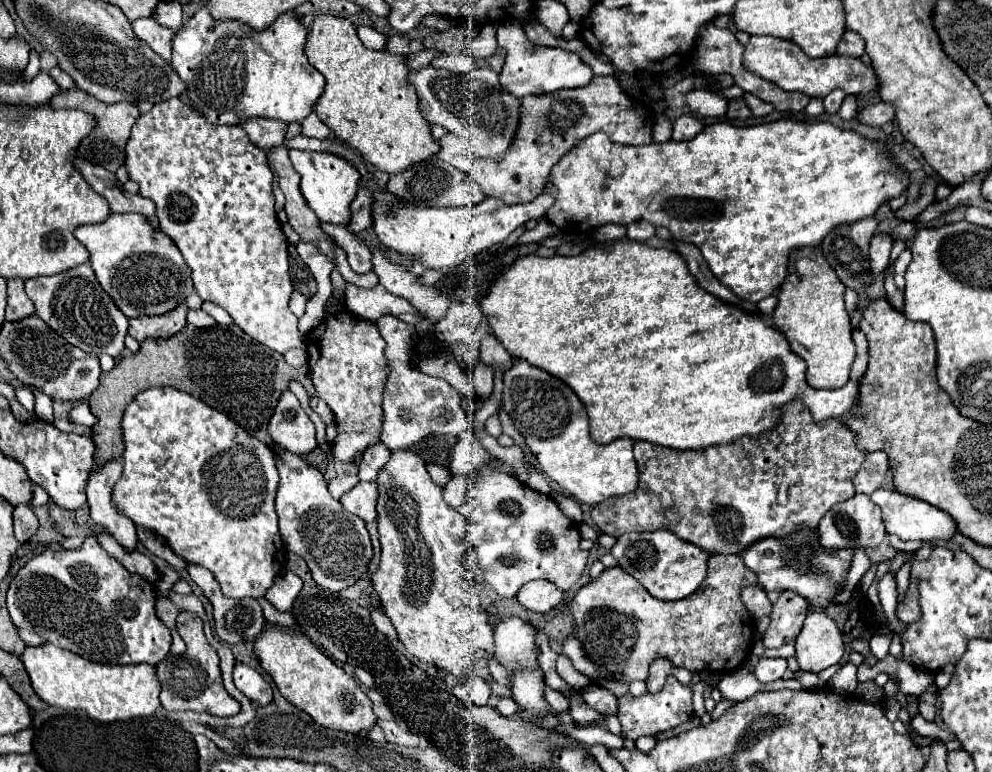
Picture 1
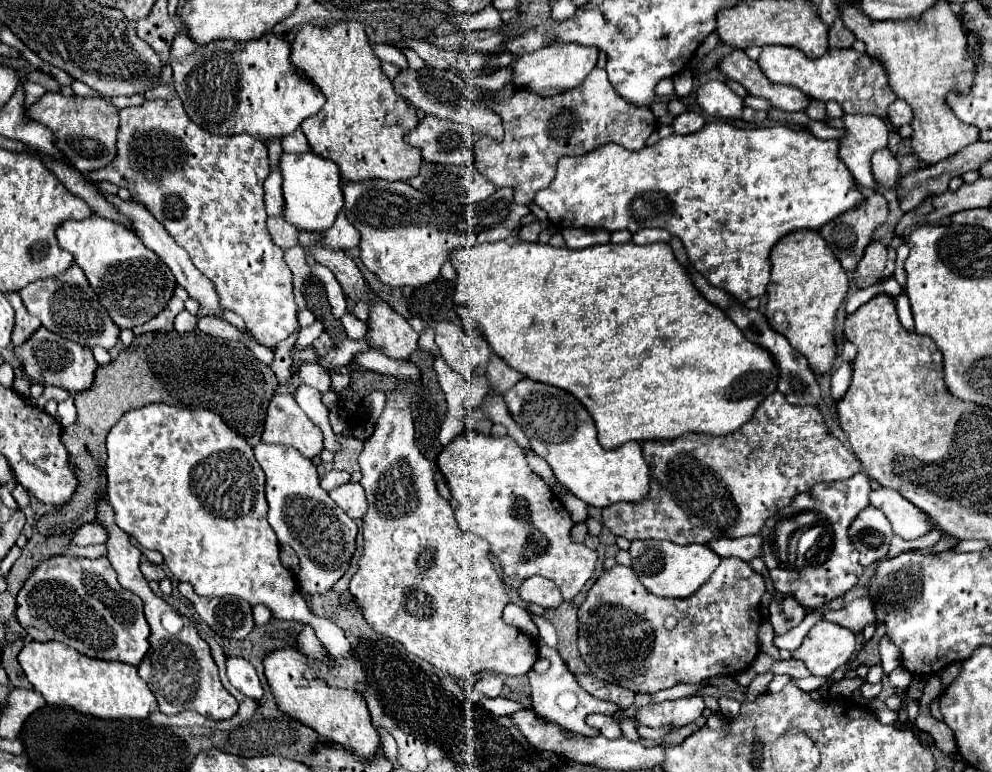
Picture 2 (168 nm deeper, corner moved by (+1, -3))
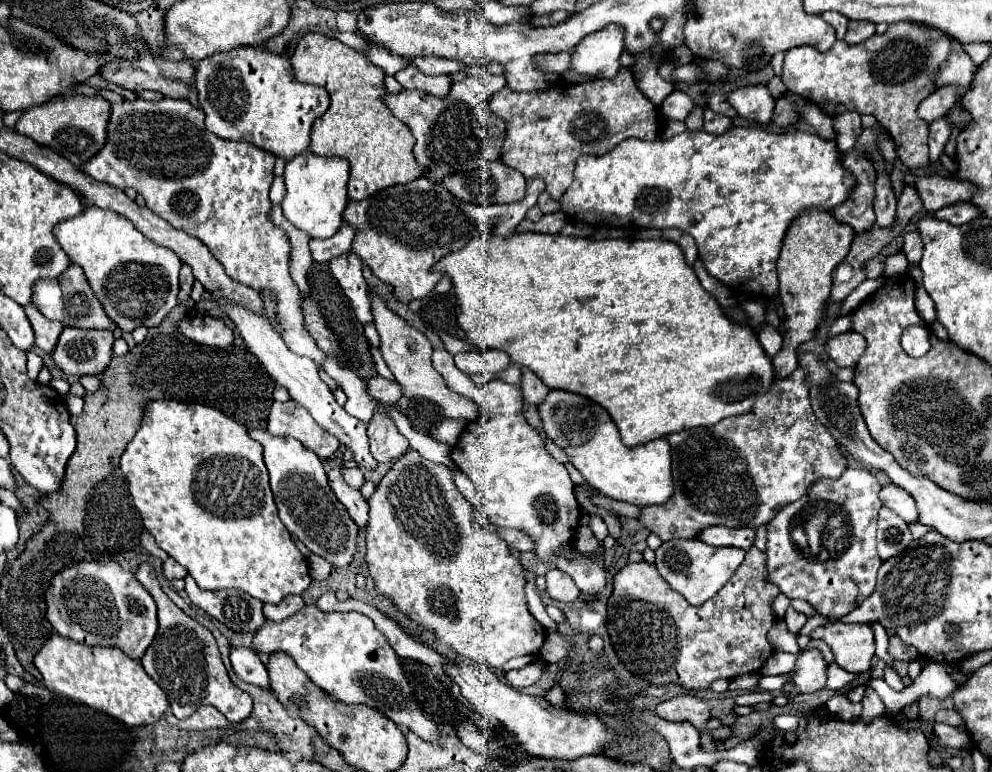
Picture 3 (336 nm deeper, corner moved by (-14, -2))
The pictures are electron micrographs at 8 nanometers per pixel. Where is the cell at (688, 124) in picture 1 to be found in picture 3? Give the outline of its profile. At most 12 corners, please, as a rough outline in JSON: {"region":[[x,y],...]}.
{"region":[[704,109],[704,131],[720,135],[732,119]]}

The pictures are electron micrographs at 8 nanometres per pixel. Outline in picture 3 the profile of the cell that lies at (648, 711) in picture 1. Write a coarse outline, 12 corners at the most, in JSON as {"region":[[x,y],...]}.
{"region":[[746,692],[735,698],[739,706],[772,702],[769,692]]}

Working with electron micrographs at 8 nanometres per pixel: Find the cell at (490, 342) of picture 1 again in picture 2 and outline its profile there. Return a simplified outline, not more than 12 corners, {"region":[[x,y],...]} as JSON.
{"region":[[499,356],[489,360],[489,382],[509,390],[523,376]]}

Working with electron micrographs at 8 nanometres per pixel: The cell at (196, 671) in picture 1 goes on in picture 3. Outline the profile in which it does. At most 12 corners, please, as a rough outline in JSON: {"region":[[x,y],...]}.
{"region":[[136,579],[160,623],[142,667],[186,719],[214,705],[244,721],[252,699],[230,681],[212,631],[160,589]]}

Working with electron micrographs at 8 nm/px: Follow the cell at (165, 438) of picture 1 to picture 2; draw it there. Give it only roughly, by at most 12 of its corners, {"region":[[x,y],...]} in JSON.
{"region":[[217,414],[107,436],[115,524],[199,596],[311,624],[265,474]]}

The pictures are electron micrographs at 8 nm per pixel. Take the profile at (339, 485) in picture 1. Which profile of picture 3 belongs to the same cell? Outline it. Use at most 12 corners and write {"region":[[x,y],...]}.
{"region":[[358,467],[344,469],[344,483],[360,489],[364,483]]}

